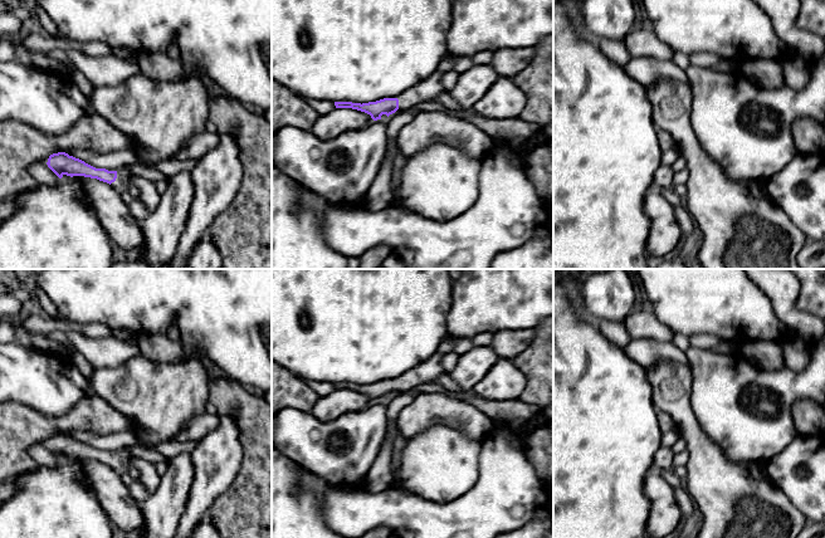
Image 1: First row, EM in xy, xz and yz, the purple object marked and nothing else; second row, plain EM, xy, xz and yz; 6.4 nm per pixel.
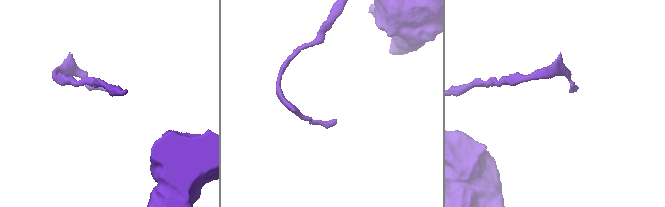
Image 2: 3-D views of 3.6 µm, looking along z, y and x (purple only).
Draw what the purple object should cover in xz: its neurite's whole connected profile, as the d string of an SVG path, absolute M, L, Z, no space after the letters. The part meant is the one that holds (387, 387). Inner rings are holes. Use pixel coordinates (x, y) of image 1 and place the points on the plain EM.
M435 352L425 362L401 375L397 380L384 380L368 385L335 383L336 390L352 390L365 393L374 402L381 401L382 396L387 398L397 391L406 392L423 383L430 383L444 373L441 366L441 354Z

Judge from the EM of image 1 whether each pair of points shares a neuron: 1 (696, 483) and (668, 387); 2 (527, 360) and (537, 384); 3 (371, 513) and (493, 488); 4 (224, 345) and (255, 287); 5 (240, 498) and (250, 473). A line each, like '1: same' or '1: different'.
1: same
2: same
3: same
4: same
5: same

